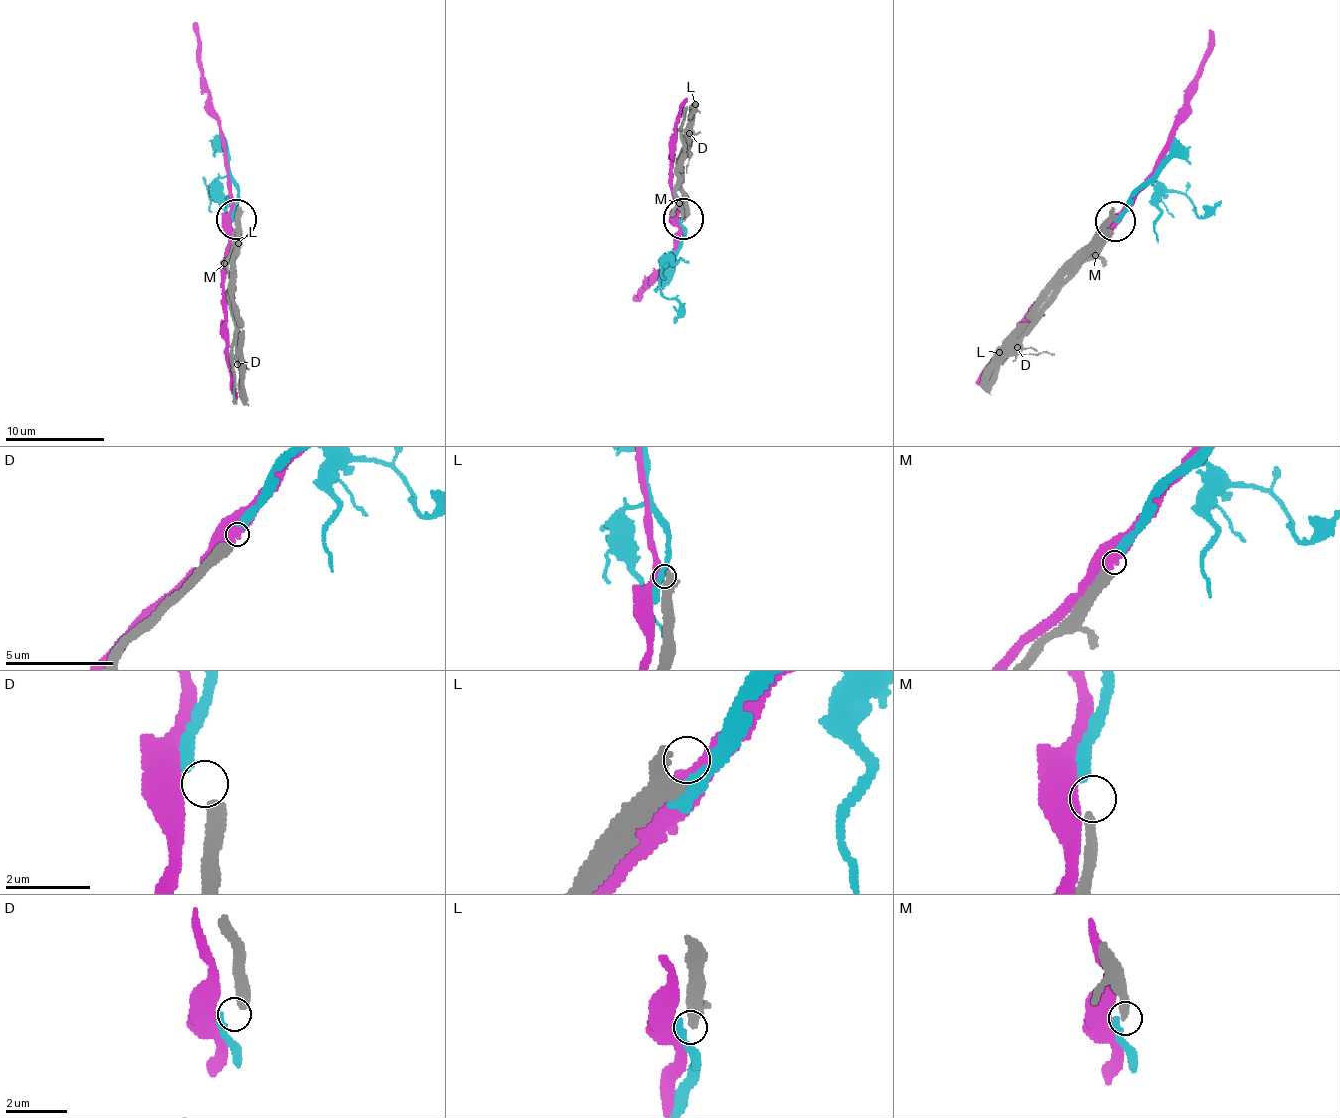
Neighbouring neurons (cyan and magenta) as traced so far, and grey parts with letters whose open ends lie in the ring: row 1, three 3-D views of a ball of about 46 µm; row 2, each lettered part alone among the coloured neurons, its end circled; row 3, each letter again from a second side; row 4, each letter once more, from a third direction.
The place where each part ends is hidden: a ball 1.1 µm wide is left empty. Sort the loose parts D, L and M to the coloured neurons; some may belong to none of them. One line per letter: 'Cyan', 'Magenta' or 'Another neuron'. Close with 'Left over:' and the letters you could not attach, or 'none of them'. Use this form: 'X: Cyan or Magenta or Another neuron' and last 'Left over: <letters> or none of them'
D: Another neuron
L: Another neuron
M: Cyan
Left over: D, L

